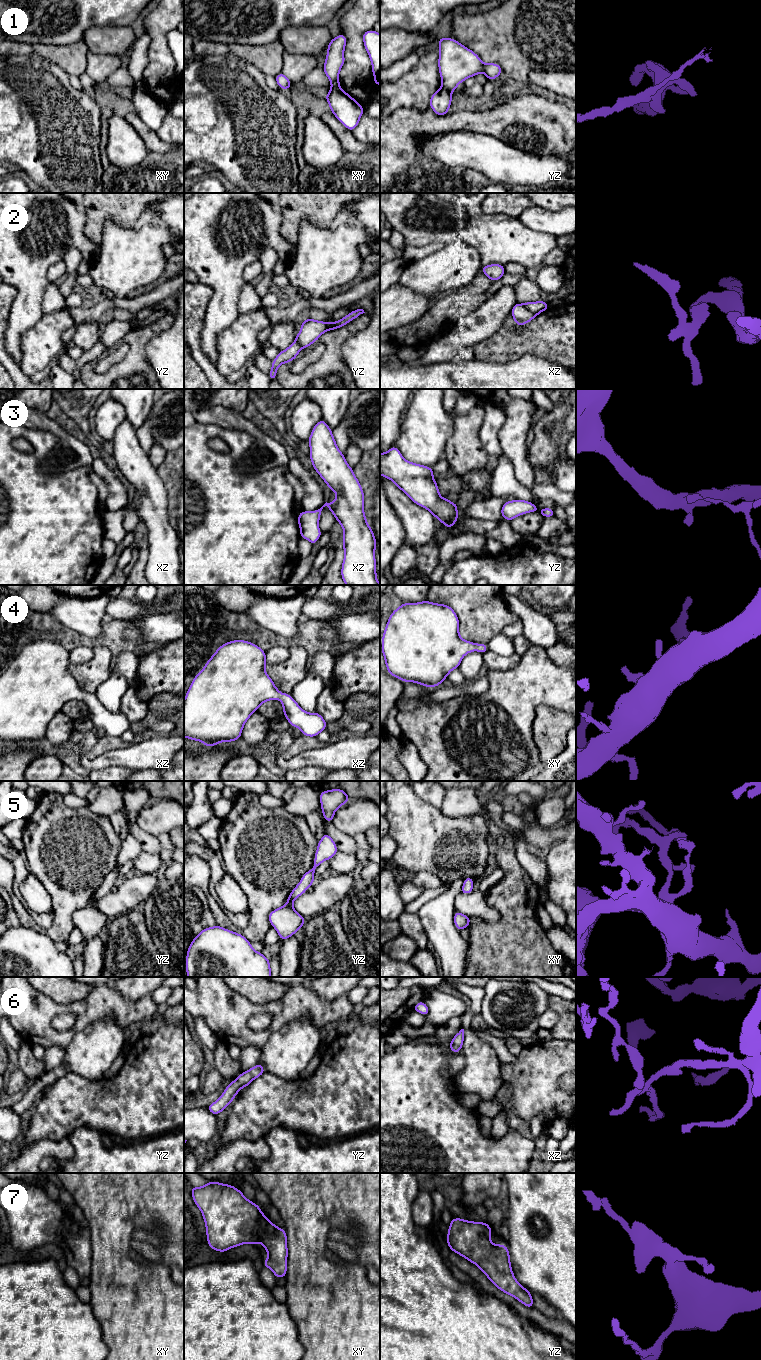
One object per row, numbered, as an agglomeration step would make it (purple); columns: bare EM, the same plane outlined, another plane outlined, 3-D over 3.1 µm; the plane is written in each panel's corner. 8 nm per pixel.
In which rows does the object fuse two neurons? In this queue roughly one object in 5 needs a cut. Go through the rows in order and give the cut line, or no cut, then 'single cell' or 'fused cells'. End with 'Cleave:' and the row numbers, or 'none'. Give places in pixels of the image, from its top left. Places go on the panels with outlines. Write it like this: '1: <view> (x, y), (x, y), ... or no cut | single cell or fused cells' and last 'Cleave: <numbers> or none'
1: xy (331, 87), (340, 89) | fused cells
2: xz (522, 304), (536, 314) | fused cells
3: no cut | single cell
4: no cut | single cell
5: no cut | single cell
6: no cut | single cell
7: no cut | single cell
Cleave: 1, 2

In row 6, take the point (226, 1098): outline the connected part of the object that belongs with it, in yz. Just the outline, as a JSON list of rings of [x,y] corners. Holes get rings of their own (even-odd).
[[[258,1063],[256,1066],[250,1068],[246,1072],[242,1072],[235,1080],[228,1085],[224,1093],[212,1104],[206,1108],[214,1115],[218,1115],[227,1106],[232,1103],[236,1094],[243,1088],[247,1087],[254,1079],[258,1078],[260,1075],[264,1074],[265,1070],[263,1066]]]

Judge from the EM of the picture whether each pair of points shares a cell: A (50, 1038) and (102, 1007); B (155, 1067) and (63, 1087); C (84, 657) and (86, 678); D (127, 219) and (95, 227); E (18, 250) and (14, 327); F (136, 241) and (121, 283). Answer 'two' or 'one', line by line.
A: one
B: one
C: two
D: one
E: one
F: one

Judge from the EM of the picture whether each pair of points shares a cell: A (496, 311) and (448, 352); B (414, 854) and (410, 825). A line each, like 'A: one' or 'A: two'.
A: one
B: one

